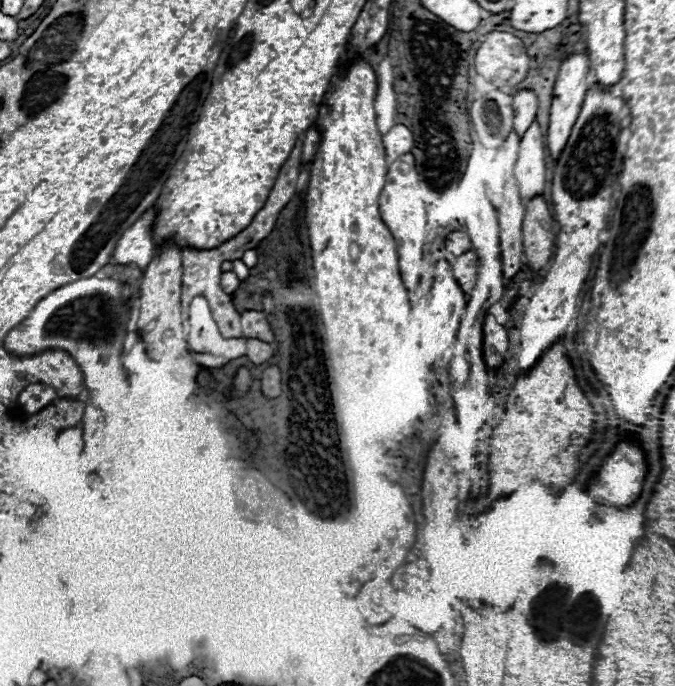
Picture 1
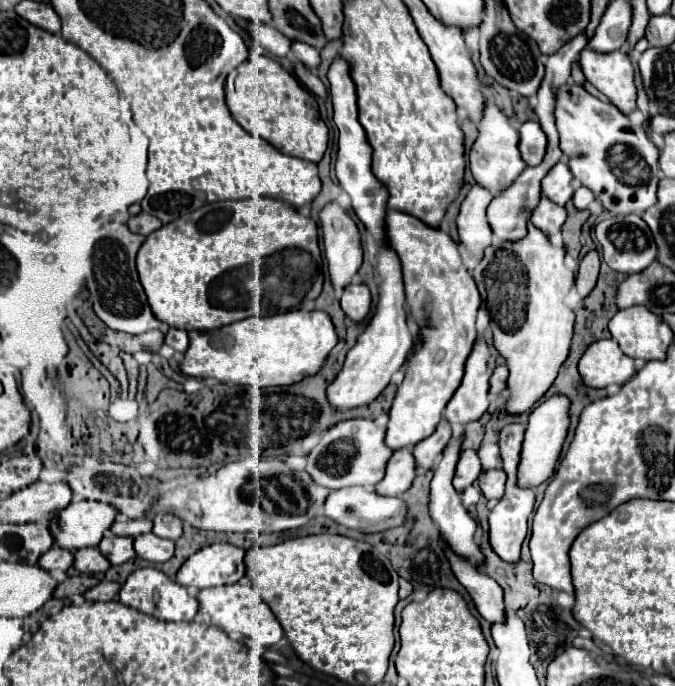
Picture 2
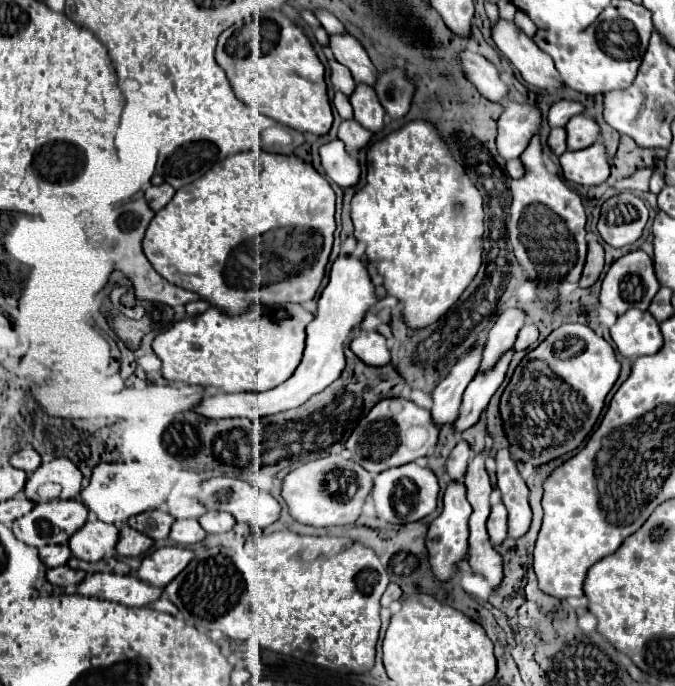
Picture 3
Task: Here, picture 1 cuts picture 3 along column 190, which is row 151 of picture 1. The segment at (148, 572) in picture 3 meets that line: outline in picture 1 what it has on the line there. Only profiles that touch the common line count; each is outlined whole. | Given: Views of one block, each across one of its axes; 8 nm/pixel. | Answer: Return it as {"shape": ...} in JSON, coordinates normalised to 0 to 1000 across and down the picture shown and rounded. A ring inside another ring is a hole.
{"shape":[[[862,73],[862,76],[847,76],[833,93],[830,93],[830,102],[824,108],[824,120],[821,120],[821,131],[818,131],[818,155],[815,155],[815,181],[812,181],[812,198],[809,198],[809,210],[812,210],[812,219],[818,224],[818,230],[824,230],[830,224],[830,219],[836,216],[844,192],[847,192],[847,184],[856,172],[856,163],[862,157],[862,149],[865,149],[865,137],[868,131],[874,128],[874,120],[868,117],[871,111],[871,76]]]}

